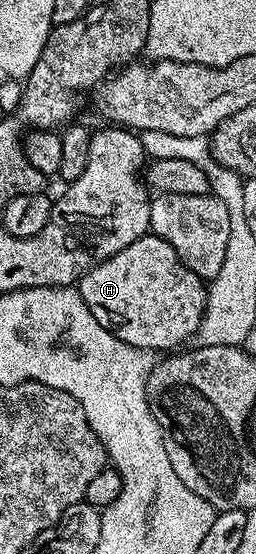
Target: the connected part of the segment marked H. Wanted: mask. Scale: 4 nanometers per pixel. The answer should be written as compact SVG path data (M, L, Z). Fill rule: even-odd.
M151 235L139 237L130 243L130 247L122 247L118 255L110 255L110 259L98 262L80 278L78 288L86 307L90 307L90 315L94 315L104 329L109 329L115 337L134 347L153 351L176 351L191 342L204 318L208 298L205 278L194 275L194 271L178 259L170 243Z

